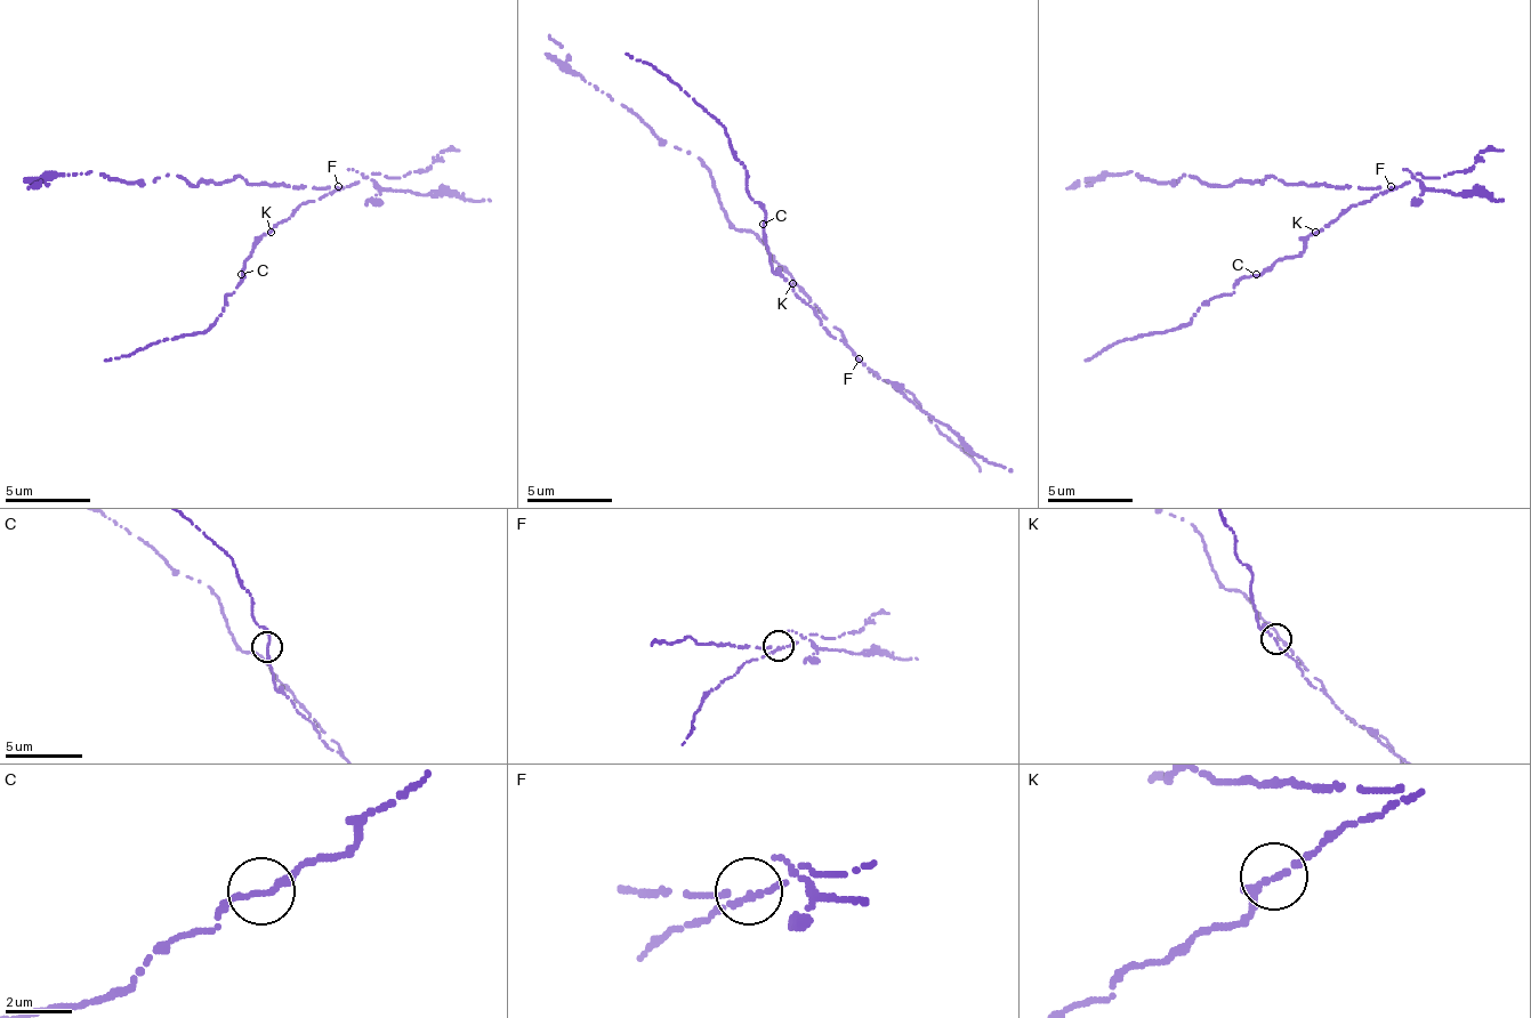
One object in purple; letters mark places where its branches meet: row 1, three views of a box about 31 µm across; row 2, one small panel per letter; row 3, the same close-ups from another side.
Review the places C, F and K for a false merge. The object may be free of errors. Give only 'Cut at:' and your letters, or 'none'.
Cut at: none

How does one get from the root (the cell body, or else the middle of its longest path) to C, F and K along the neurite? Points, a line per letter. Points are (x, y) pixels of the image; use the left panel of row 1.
C: (317, 190), (325, 193), (313, 202), (305, 202), (283, 219), (249, 253), (241, 274)
F: (317, 190), (335, 190), (339, 185)
K: (317, 190), (325, 193), (313, 202), (305, 202), (271, 232)

